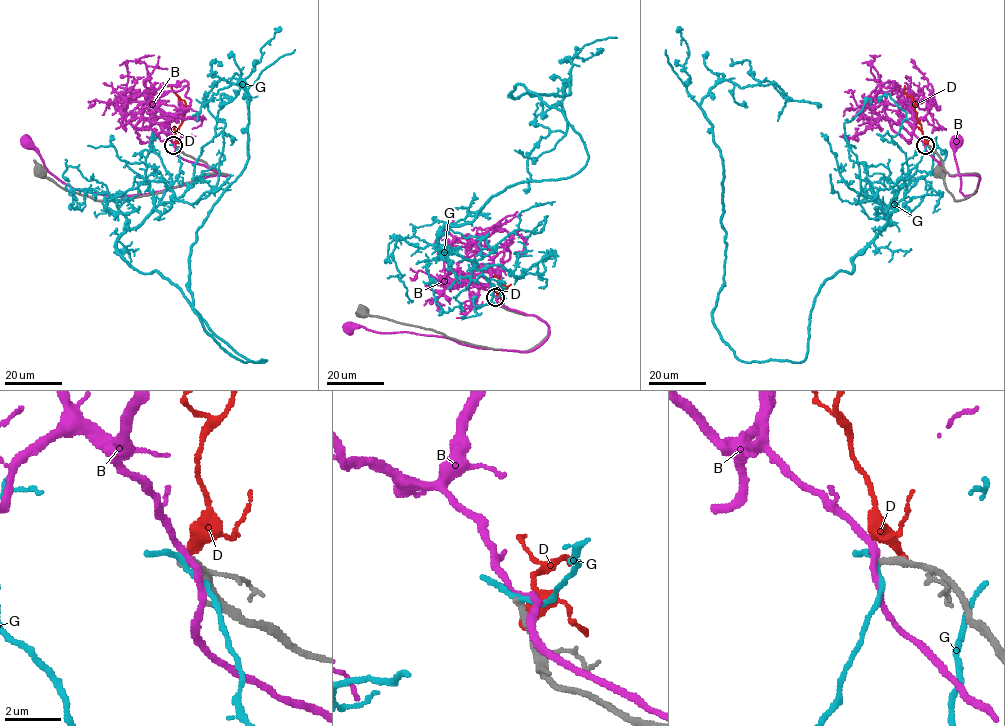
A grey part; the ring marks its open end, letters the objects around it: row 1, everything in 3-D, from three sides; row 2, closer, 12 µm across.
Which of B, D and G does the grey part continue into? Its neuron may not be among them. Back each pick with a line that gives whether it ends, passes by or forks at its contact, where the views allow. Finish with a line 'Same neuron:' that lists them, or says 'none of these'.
Same neuron: none of these

